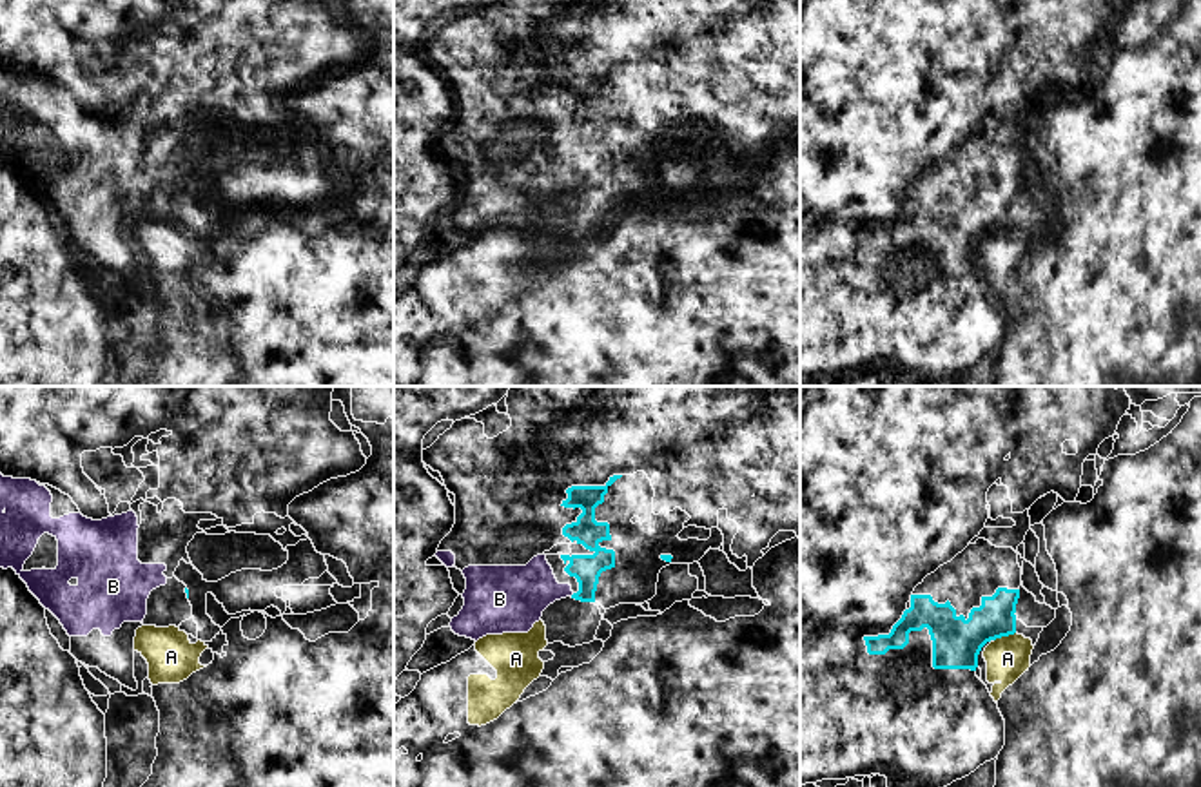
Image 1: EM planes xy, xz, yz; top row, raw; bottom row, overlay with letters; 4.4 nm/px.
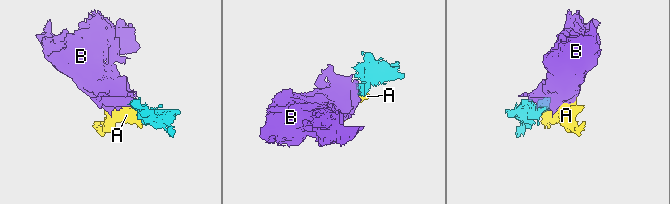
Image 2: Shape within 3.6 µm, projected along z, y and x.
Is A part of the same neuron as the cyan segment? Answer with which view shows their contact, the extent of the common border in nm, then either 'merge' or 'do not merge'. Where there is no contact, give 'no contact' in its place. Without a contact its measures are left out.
yz | 100 nm | do not merge

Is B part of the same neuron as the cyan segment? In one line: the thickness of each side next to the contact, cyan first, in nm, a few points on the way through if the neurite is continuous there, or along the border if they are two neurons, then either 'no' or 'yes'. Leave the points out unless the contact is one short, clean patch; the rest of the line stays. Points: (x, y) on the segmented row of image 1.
calibres 130 and 20 nm; yes

